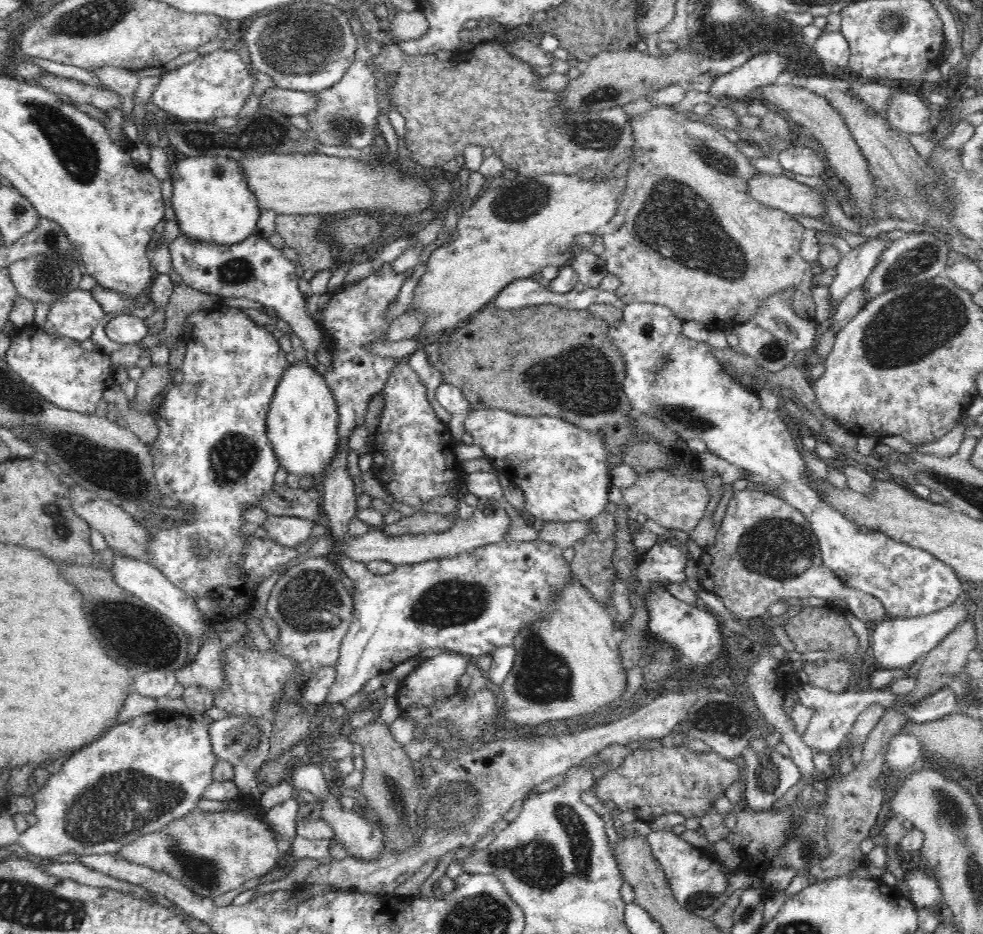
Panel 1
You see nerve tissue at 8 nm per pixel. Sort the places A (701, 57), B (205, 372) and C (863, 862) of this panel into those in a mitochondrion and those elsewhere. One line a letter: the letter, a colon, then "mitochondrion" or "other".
A: other
B: other
C: other

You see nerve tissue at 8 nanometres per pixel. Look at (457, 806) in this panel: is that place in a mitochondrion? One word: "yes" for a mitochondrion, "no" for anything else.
yes

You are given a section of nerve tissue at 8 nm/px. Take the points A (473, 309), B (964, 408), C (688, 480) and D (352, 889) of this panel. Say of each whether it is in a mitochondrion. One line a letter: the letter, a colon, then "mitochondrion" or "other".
A: other
B: other
C: other
D: other

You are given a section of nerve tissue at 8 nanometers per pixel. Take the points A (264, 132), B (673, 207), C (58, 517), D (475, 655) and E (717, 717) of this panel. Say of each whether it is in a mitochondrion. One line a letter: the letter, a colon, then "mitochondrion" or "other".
A: mitochondrion
B: mitochondrion
C: mitochondrion
D: other
E: mitochondrion

